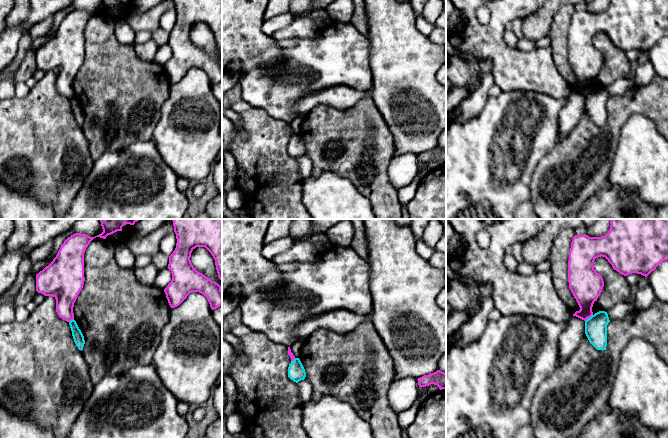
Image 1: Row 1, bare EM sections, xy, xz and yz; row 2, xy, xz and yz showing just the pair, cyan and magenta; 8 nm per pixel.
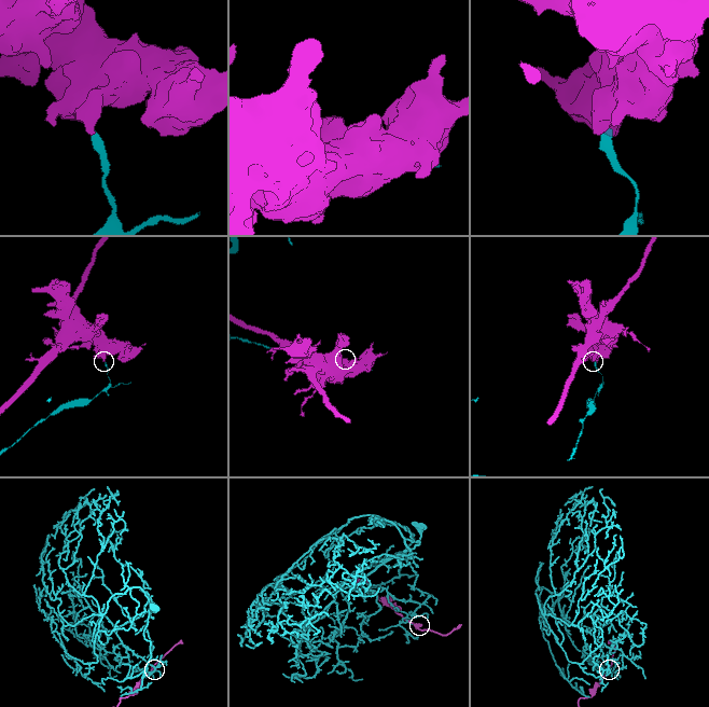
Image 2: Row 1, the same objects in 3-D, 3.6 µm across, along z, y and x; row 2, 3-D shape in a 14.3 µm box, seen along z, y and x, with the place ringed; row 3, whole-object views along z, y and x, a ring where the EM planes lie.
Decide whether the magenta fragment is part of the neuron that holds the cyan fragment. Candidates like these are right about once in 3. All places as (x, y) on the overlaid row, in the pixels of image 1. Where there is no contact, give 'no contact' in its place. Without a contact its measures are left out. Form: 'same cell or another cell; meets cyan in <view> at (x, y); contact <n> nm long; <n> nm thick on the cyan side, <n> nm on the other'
another cell; meets cyan in yz at (588, 318); contact 90 nm long; 180 nm thick on the cyan side, 240 nm on the other

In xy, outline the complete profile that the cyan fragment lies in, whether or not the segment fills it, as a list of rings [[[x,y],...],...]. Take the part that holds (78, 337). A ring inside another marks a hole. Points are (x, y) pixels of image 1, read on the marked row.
[[[74,319],[69,322],[69,325],[72,331],[74,342],[78,349],[82,351],[85,344],[84,336]]]

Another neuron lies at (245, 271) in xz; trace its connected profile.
[[[222,219],[222,297],[246,297],[257,292],[270,292],[283,284],[283,272],[265,258],[261,251],[271,219]]]

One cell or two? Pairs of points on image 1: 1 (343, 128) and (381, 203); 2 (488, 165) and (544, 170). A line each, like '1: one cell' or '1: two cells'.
1: one cell
2: two cells

